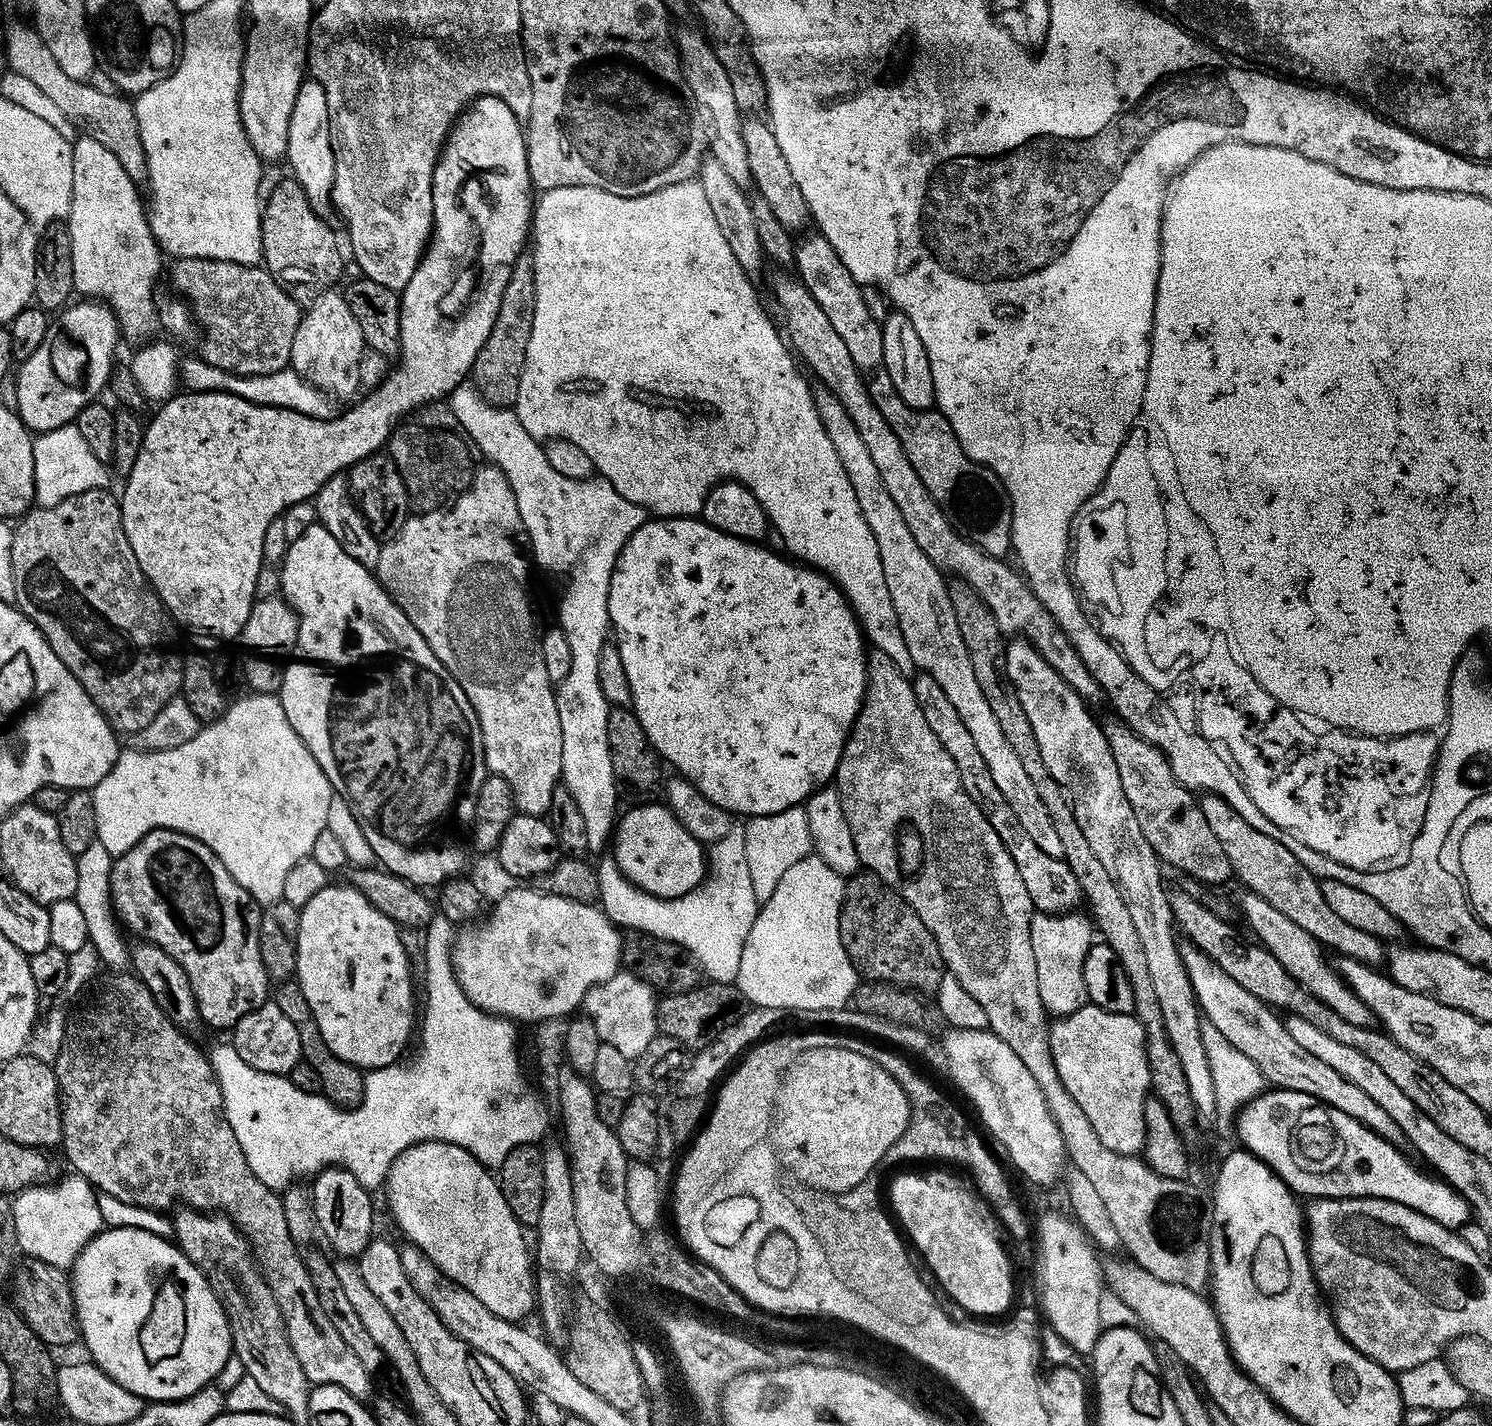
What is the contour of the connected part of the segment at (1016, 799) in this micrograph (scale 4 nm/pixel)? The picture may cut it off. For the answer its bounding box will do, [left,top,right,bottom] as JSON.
[814,386,1063,858]

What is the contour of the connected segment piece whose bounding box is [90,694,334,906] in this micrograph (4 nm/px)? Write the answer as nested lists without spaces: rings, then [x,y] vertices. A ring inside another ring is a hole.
[[[247,695],[236,698],[241,698],[241,700],[236,700],[233,704],[231,701],[225,707],[224,714],[219,720],[205,723],[200,732],[194,734],[194,738],[190,738],[190,742],[185,742],[183,746],[174,746],[174,750],[158,750],[157,752],[121,751],[120,755],[116,757],[114,766],[106,774],[106,778],[102,778],[102,782],[98,782],[90,792],[96,815],[96,840],[99,847],[102,846],[109,852],[109,857],[115,858],[128,852],[130,846],[137,844],[147,832],[152,832],[155,828],[172,828],[175,832],[184,832],[186,835],[194,837],[195,840],[201,840],[220,859],[222,866],[226,866],[226,870],[230,870],[232,877],[256,899],[257,904],[263,906],[285,899],[284,887],[288,884],[288,875],[295,870],[299,860],[307,861],[311,857],[314,838],[318,838],[318,834],[322,834],[322,830],[328,827],[328,811],[334,793],[332,783],[324,777],[318,762],[314,762],[310,750],[306,750],[302,738],[298,738],[298,734],[294,734],[280,705],[279,695]]]

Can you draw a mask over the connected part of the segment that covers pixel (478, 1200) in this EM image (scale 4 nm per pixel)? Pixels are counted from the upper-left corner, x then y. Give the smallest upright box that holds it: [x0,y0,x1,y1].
[388,1140,534,1322]

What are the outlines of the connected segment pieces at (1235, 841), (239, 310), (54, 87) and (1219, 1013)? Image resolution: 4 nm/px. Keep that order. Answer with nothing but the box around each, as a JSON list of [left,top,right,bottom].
[[1202,795,1386,966],[171,256,302,376],[4,18,145,178],[1182,946,1401,1142]]

